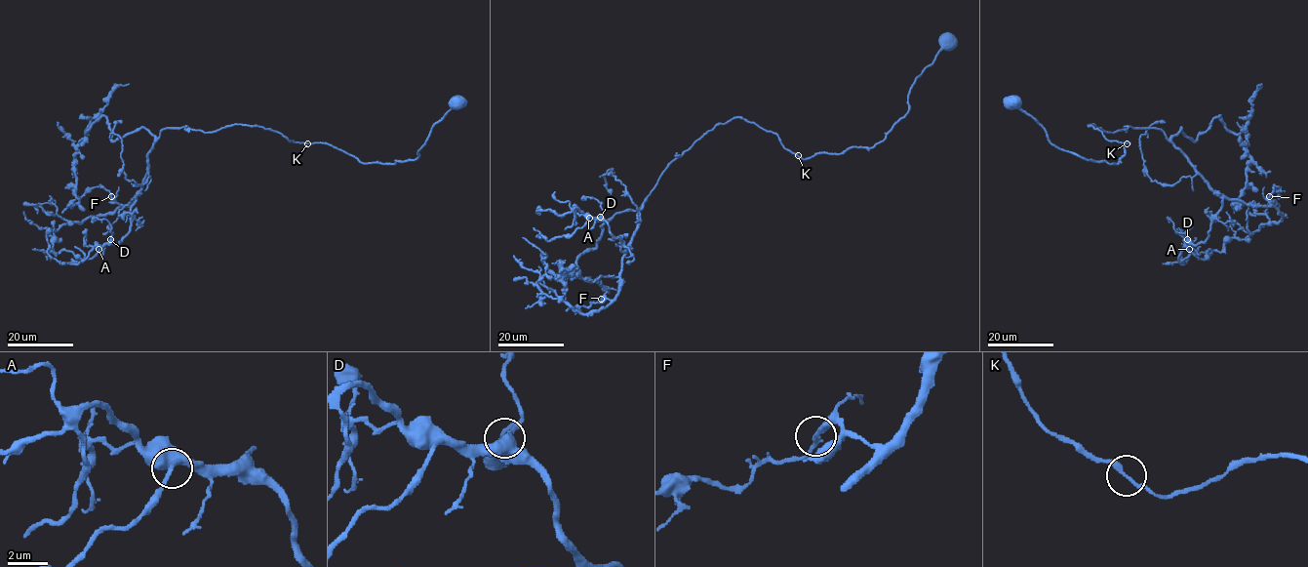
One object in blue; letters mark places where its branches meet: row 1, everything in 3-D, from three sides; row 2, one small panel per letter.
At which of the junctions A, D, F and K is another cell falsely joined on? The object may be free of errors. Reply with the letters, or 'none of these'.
none of these

